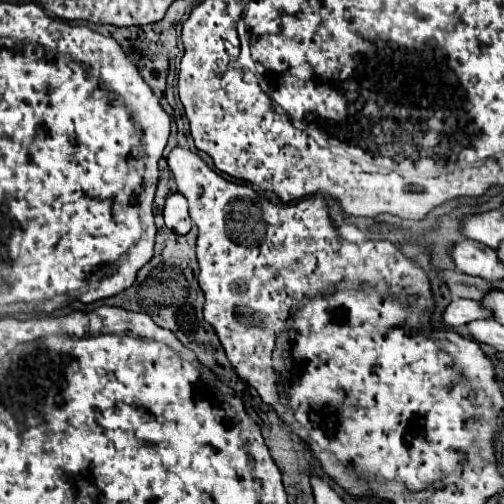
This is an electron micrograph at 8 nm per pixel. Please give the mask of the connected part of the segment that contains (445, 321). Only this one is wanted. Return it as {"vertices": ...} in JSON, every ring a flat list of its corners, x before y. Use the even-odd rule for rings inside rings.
{"vertices":[[452,299,446,311,442,313,442,325,446,327,460,327,474,319,486,319,492,317,490,311,486,311,478,301,472,299]]}

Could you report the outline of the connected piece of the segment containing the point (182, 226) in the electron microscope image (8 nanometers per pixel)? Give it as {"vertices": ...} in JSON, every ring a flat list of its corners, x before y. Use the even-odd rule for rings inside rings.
{"vertices":[[178,191,170,193,166,197,166,205,164,205,164,221,166,227,176,231,176,233,188,233,192,227,192,219,188,215,188,203,186,197,182,197]]}

